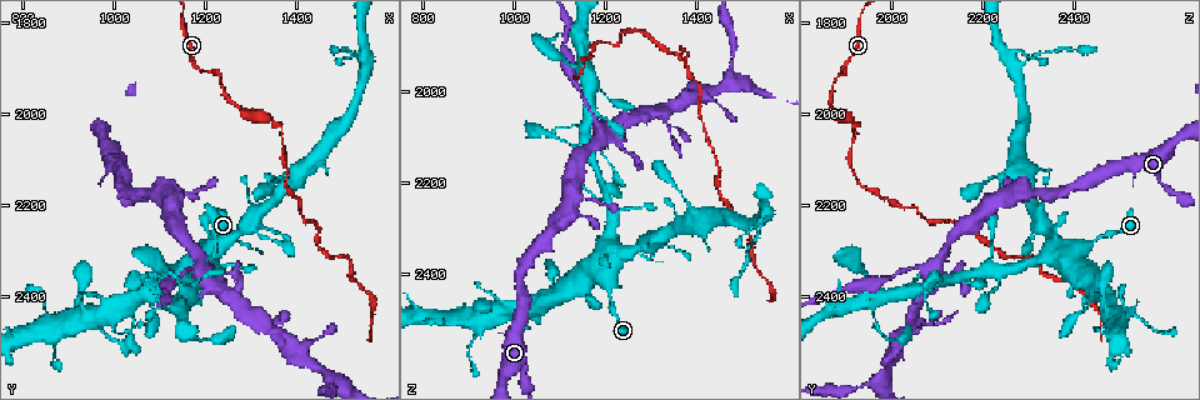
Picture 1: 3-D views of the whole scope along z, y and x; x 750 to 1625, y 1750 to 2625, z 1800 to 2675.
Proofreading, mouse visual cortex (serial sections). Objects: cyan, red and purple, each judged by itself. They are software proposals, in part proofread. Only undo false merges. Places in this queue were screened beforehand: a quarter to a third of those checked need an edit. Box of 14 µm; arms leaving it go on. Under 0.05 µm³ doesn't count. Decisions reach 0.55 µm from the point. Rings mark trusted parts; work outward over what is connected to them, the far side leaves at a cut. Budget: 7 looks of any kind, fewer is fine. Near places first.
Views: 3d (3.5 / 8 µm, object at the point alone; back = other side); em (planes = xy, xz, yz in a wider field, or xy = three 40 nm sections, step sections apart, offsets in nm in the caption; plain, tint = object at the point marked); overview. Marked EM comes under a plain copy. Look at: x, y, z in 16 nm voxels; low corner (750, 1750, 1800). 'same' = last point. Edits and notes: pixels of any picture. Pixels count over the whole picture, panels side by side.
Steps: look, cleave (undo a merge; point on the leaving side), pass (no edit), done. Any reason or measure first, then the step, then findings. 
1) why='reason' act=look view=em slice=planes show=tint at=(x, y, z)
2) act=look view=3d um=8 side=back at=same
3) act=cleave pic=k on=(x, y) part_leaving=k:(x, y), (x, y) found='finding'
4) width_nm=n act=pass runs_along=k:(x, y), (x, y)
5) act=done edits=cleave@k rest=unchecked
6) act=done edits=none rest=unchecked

why='sharp bend' act=look view=3d um=3.5 at=(930, 2430, 2470)

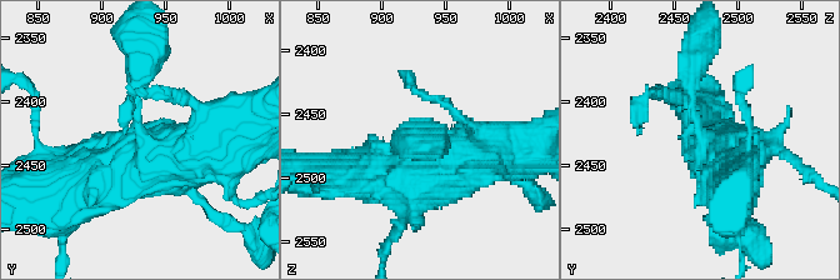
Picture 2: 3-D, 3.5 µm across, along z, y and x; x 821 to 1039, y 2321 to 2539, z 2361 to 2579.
act=look view=em slice=xy step=5 show=tint at=(934, 2430, 2472)

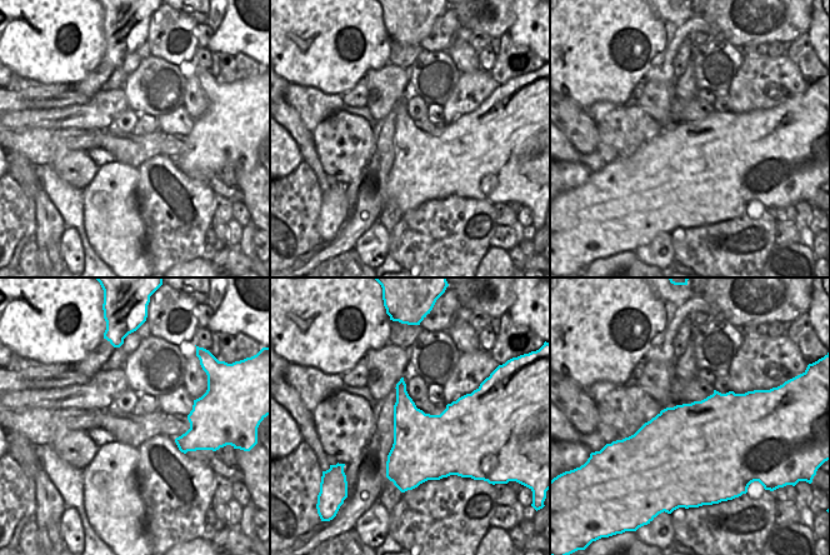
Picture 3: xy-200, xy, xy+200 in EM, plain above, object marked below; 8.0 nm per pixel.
why='another direction' act=look view=em slice=planes show=tint at=same

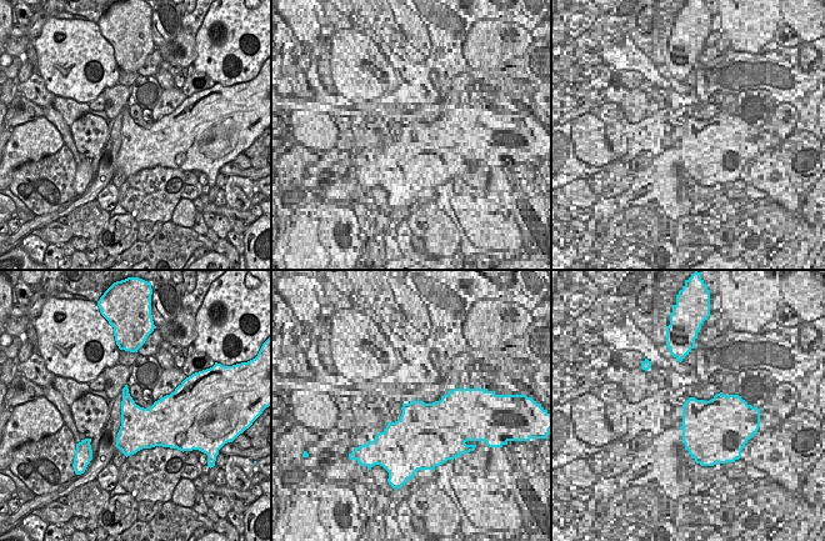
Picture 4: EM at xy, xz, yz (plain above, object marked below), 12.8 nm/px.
act=pass found='one cell here'

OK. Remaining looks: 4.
why='four arms meet' act=look view=3d um=3.5 at=(1185, 2340, 2100)

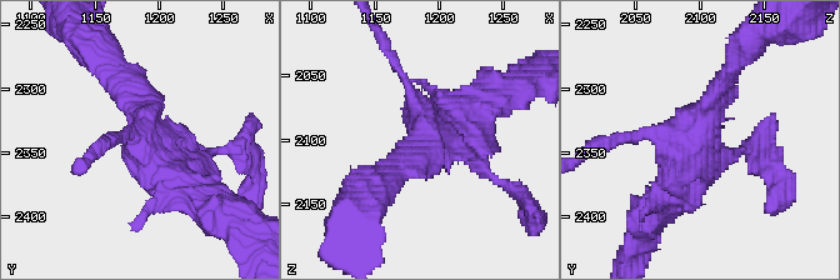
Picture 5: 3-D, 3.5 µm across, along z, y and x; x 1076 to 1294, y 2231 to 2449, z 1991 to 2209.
arms=4 arm_widths_nm=150,250,250,450 why='shape alone is not enough' act=look view=em slice=xy step=2 show=tint at=(1188, 2336, 2098)

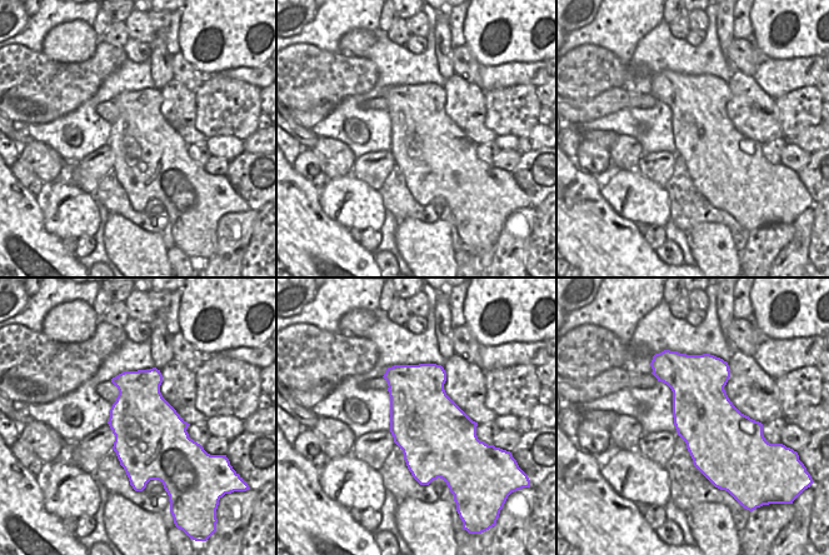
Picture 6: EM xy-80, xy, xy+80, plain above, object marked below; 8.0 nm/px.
act=look view=em slice=xy step=1 show=tint at=same

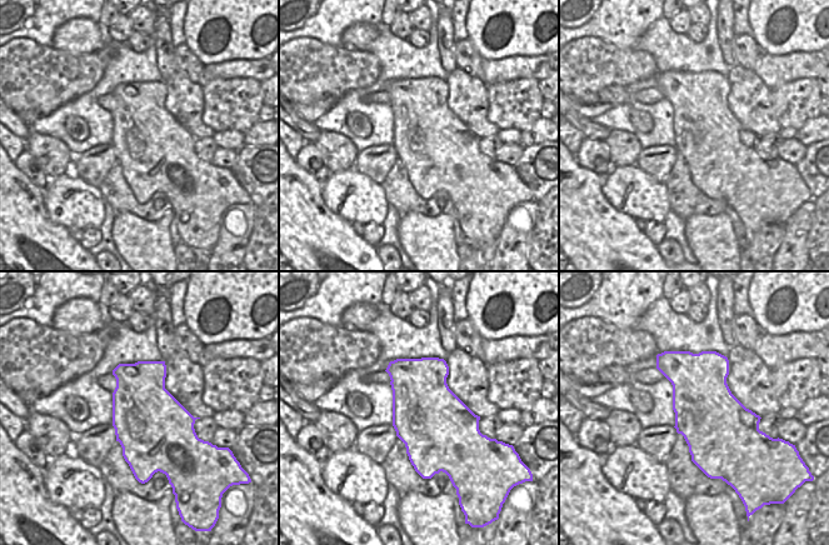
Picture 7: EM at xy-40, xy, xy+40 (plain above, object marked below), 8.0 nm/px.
act=cleave pic=5 on=(394, 61) part_leaving=5:(421, 113), (379, 33) found='two cells meet here'

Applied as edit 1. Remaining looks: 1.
act=done edits=cleave@5 rest=unchecked

